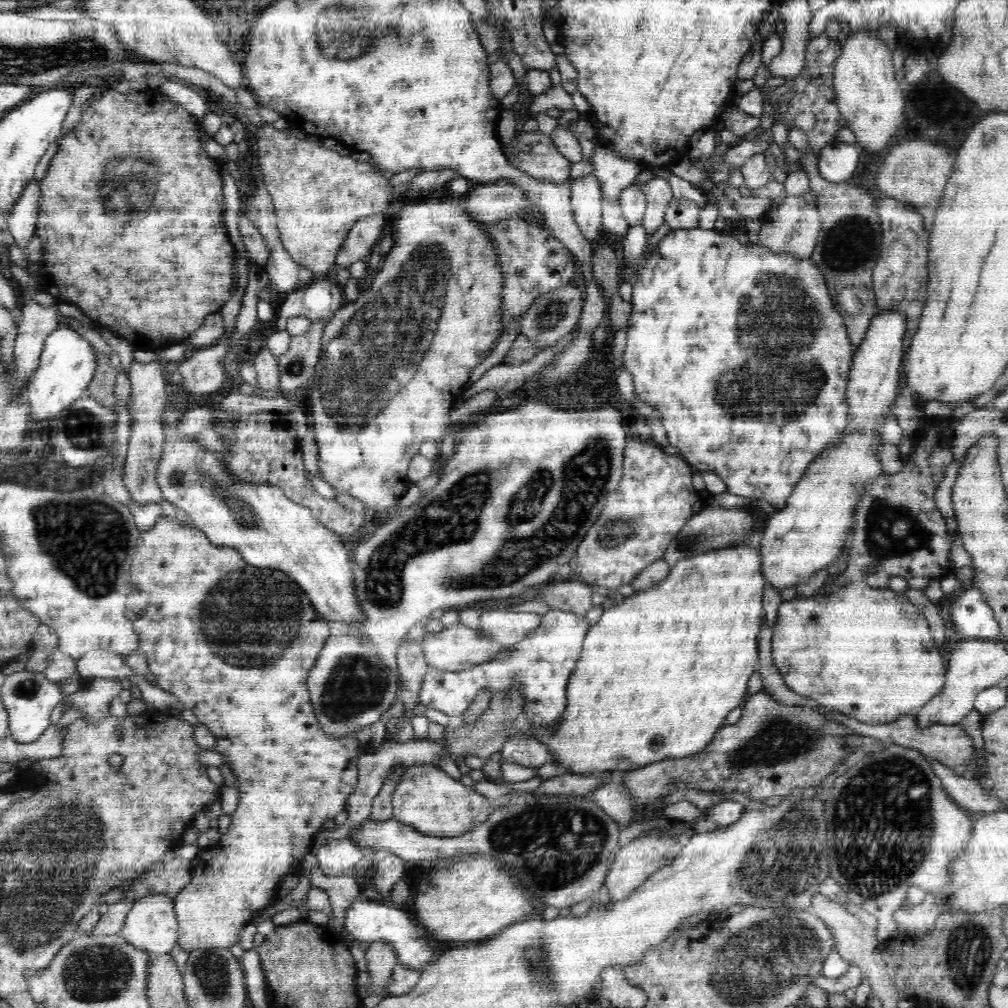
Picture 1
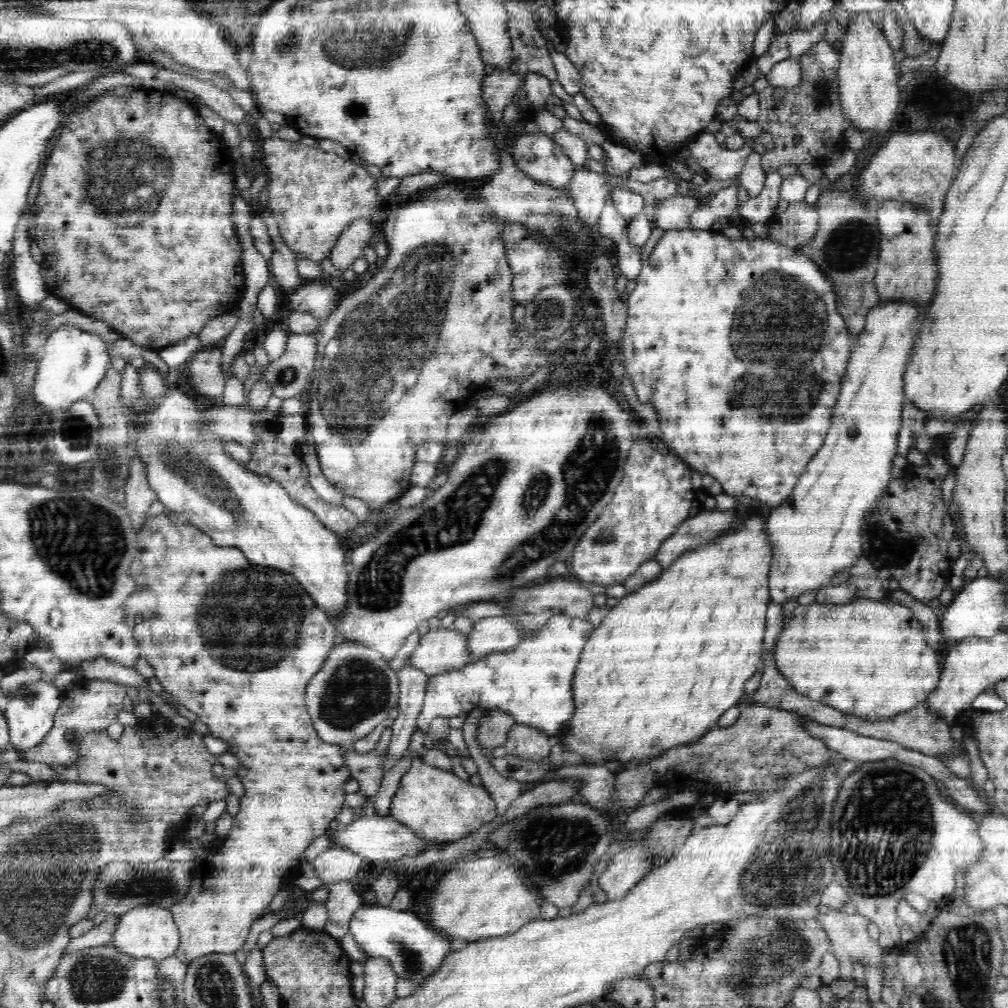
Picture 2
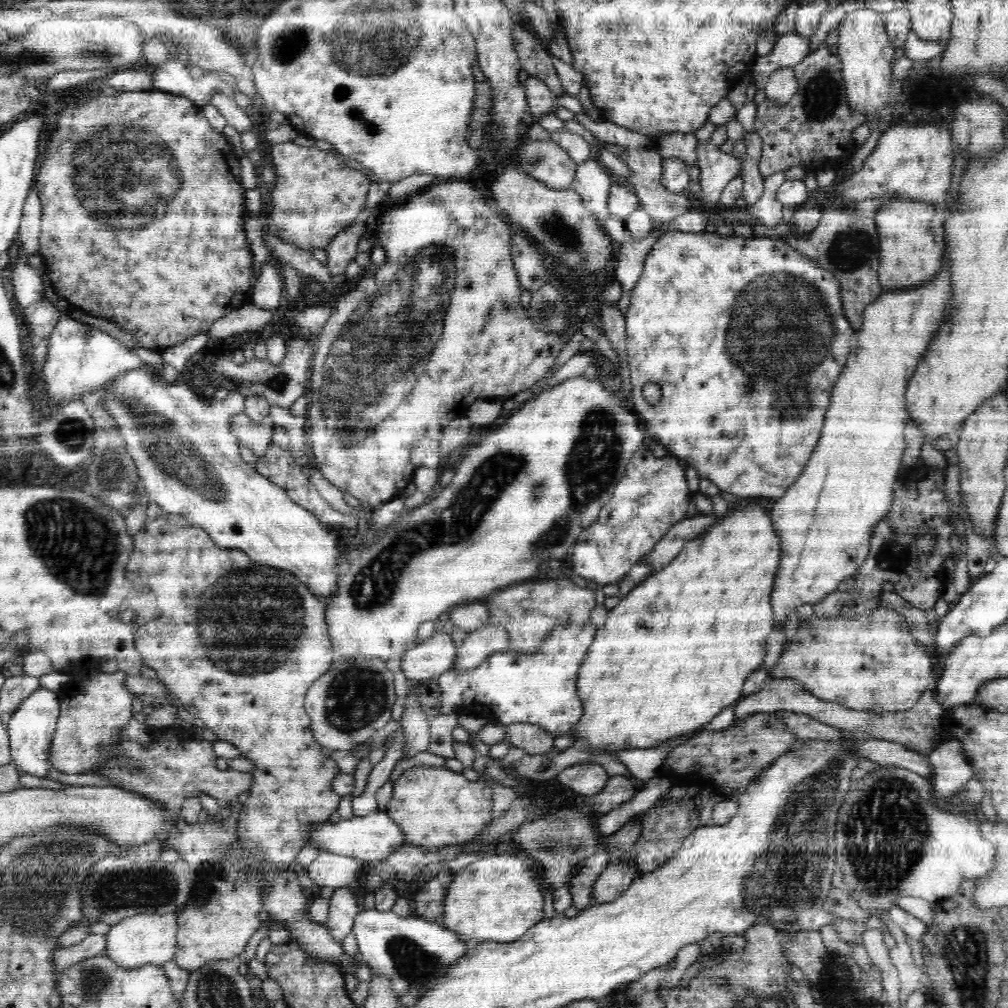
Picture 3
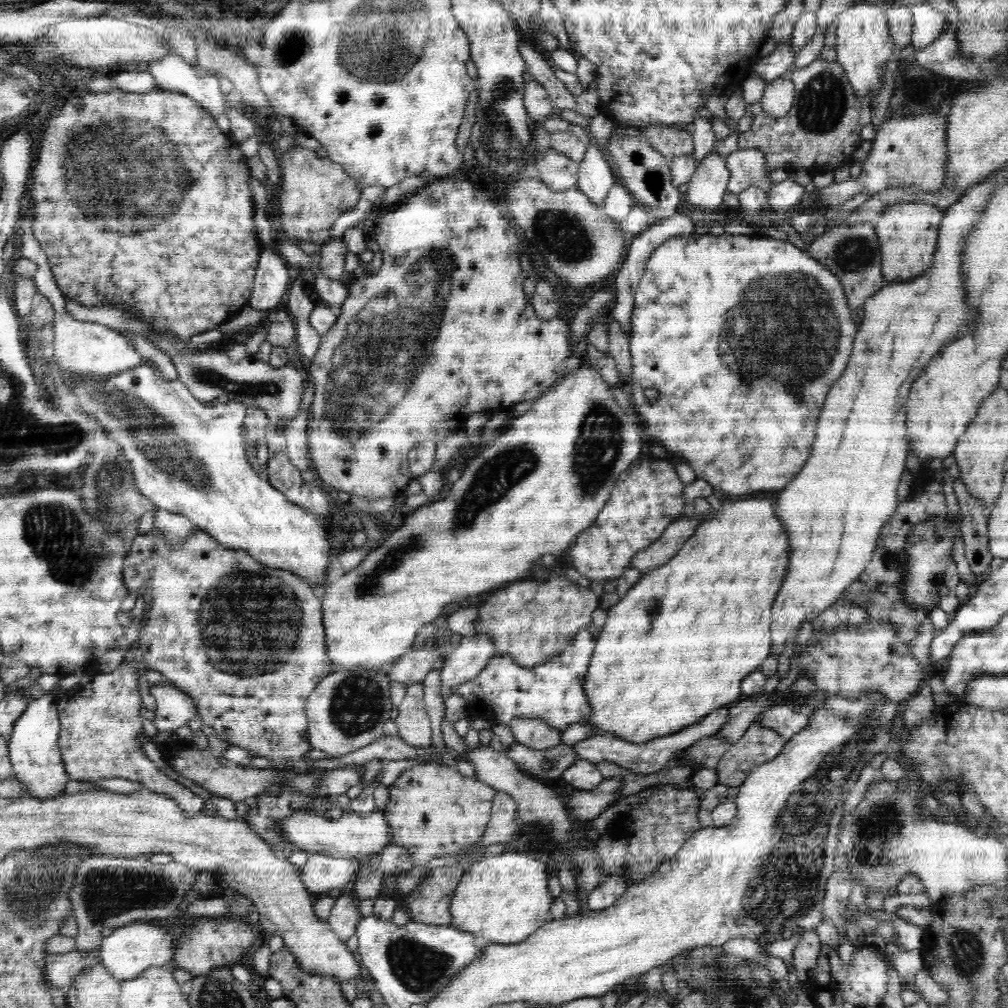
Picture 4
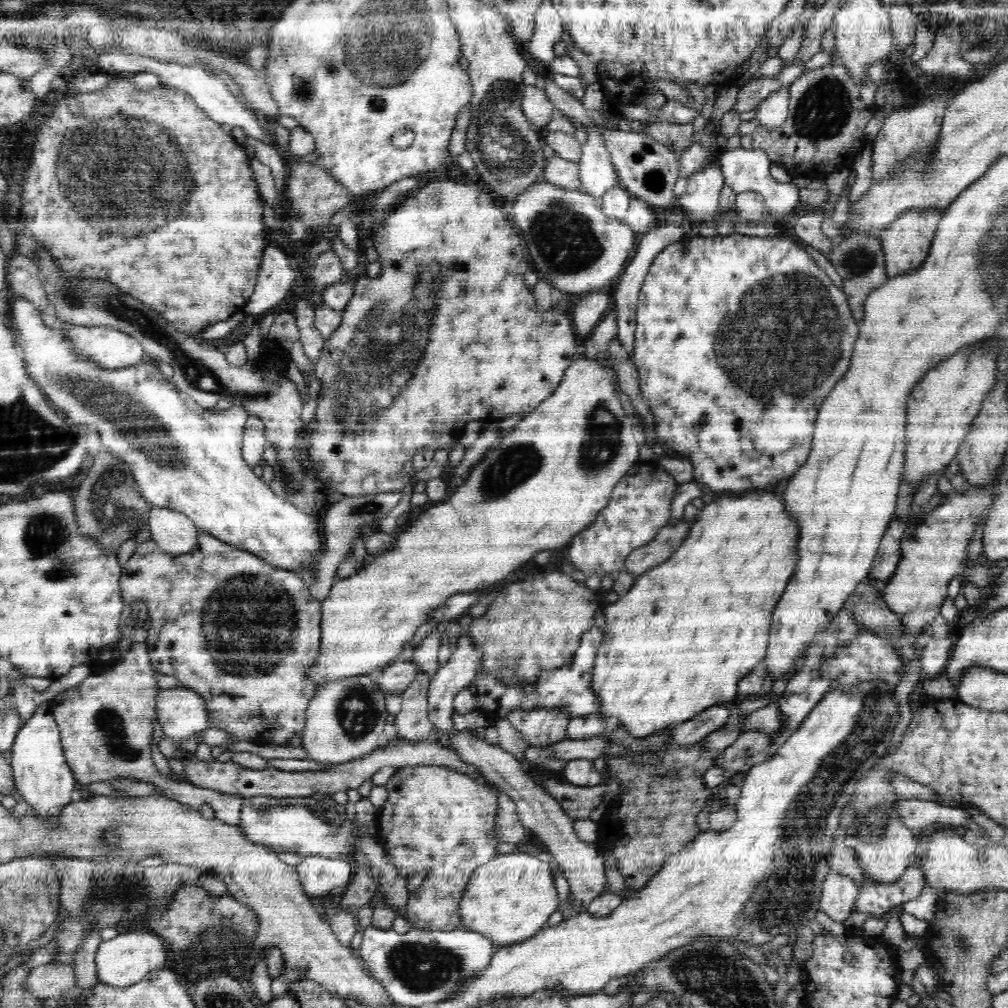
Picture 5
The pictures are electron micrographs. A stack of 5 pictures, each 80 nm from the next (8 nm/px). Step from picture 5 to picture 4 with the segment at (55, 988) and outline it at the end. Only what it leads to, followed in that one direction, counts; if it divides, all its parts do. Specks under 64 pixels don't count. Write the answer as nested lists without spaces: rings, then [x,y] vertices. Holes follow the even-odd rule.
[[[100,945],[93,952],[53,955],[44,960],[44,983],[52,988],[70,988],[75,977],[88,967],[99,964]]]

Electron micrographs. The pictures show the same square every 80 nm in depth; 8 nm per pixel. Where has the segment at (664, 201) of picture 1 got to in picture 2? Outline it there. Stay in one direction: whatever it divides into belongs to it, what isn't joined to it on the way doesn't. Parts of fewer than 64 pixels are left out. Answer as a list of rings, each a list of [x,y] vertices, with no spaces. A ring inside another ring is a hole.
[[[669,163],[663,166],[669,170],[669,175],[663,178],[657,178],[648,183],[620,178],[611,178],[609,180],[609,184],[616,188],[627,188],[627,190],[631,190],[642,196],[642,200],[644,200],[642,210],[648,215],[648,221],[650,221],[650,225],[652,226],[655,223],[653,212],[655,211],[657,202],[663,198],[676,196],[678,194],[678,184],[674,182],[674,177],[677,176],[677,174],[670,170]],[[652,217],[654,217],[654,222],[651,222]]]

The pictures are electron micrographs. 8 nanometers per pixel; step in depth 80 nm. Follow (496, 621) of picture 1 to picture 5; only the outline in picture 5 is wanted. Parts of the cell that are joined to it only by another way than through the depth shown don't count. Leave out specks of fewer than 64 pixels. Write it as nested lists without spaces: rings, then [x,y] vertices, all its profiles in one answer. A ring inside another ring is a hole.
[[[468,636],[458,638],[456,650],[451,654],[446,664],[440,665],[436,670],[436,674],[431,678],[429,689],[427,692],[427,707],[430,722],[436,729],[444,731],[449,738],[454,736],[454,728],[452,723],[452,701],[457,692],[468,687],[476,678],[477,670],[480,668],[483,652],[479,648],[472,646]]]

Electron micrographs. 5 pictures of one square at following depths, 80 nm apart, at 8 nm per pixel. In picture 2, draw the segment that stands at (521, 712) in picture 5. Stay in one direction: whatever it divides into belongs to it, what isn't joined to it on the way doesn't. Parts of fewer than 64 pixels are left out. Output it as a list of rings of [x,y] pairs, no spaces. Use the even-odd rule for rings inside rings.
[[[514,723],[505,748],[508,753],[514,753],[528,760],[542,760],[549,756],[553,741],[533,726]]]

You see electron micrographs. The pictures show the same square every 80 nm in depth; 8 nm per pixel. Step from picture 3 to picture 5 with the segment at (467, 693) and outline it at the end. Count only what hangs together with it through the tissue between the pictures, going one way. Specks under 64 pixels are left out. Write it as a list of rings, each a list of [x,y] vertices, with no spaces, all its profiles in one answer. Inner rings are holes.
[[[596,626],[582,634],[582,640],[578,644],[572,661],[564,664],[556,670],[550,672],[540,672],[534,684],[530,686],[508,686],[503,683],[499,676],[491,674],[477,674],[468,688],[473,692],[474,698],[479,704],[476,711],[483,713],[486,718],[492,722],[498,719],[504,719],[505,716],[513,710],[524,709],[526,711],[536,709],[553,709],[558,707],[564,708],[570,718],[586,716],[588,714],[598,713],[600,710],[600,699],[596,691],[592,689],[592,670],[594,670],[594,658],[598,652],[598,647],[602,644],[604,633]]]

